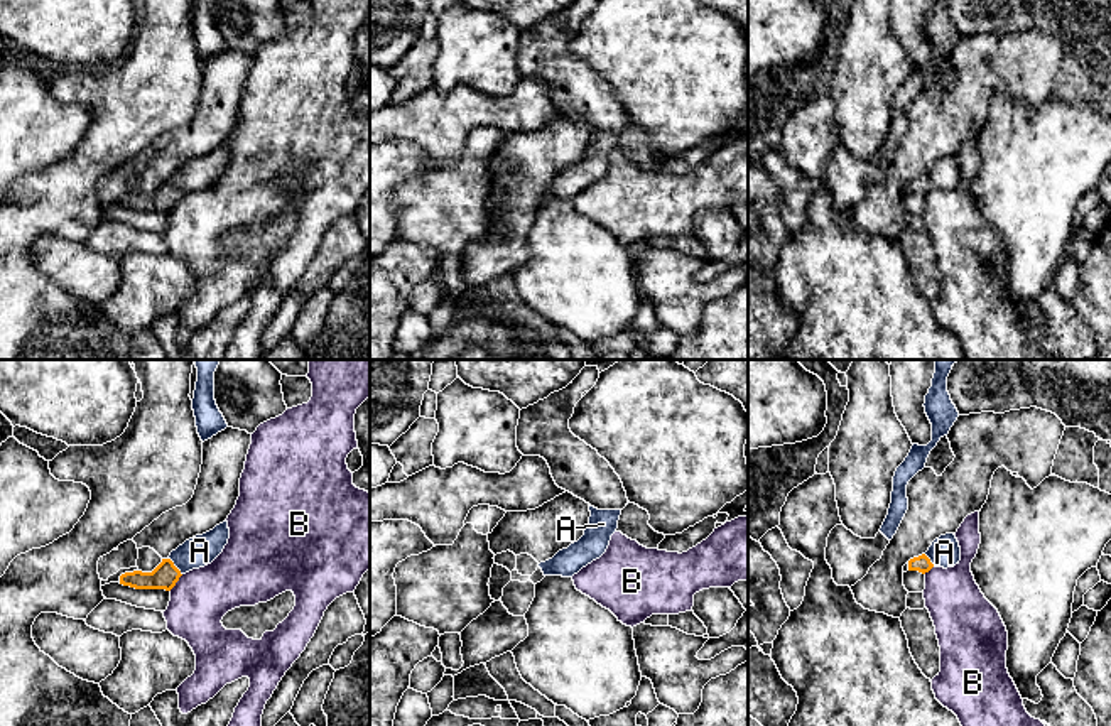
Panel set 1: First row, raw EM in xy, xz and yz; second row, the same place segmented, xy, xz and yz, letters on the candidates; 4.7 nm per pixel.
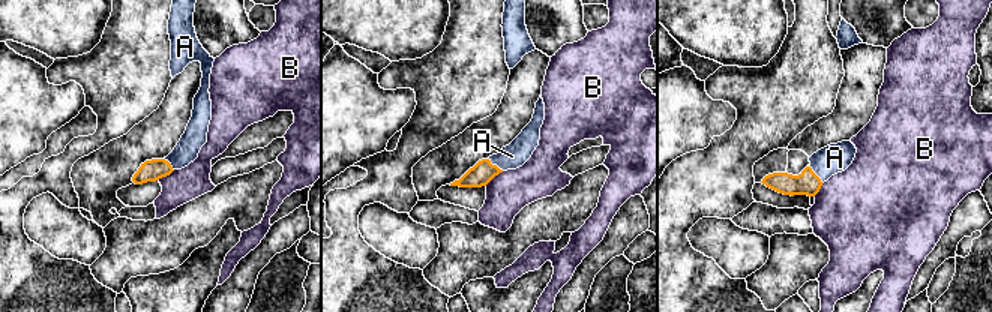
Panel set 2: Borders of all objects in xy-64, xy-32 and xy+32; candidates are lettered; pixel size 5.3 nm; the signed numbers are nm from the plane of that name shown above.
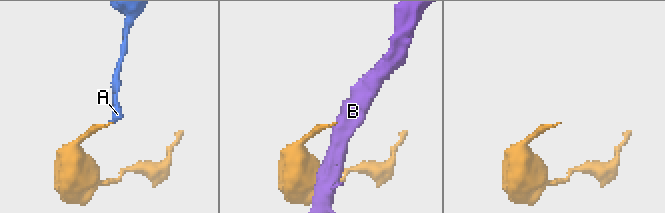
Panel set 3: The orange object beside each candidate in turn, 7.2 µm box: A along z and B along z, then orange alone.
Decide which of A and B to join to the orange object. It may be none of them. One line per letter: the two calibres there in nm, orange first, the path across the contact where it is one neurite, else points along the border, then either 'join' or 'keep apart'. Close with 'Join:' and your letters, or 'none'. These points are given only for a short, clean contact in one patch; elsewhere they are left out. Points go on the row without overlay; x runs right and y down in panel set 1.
A: 120/150 nm | across xy (166, 196), (174, 188), (200, 173) | join
B: 120/280 nm | along xy (183, 196), (169, 211) | keep apart
Join: A

